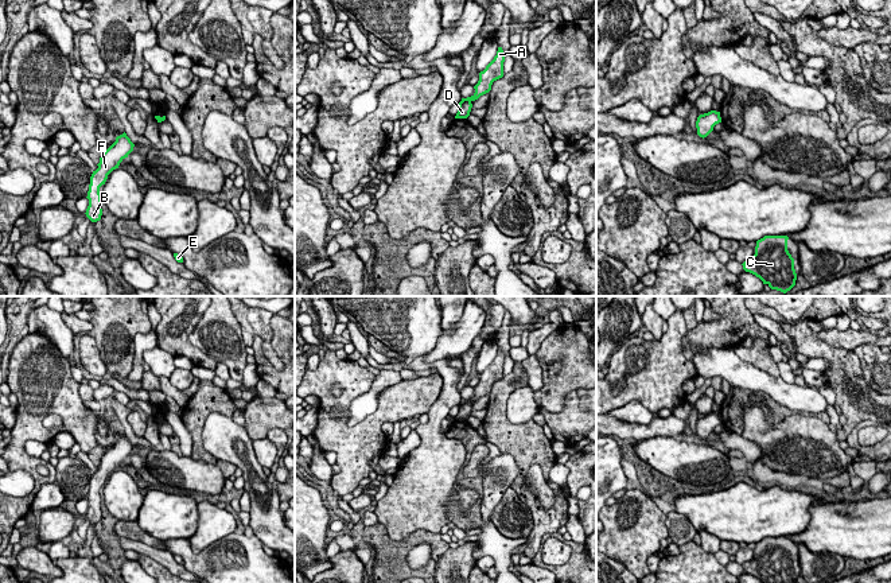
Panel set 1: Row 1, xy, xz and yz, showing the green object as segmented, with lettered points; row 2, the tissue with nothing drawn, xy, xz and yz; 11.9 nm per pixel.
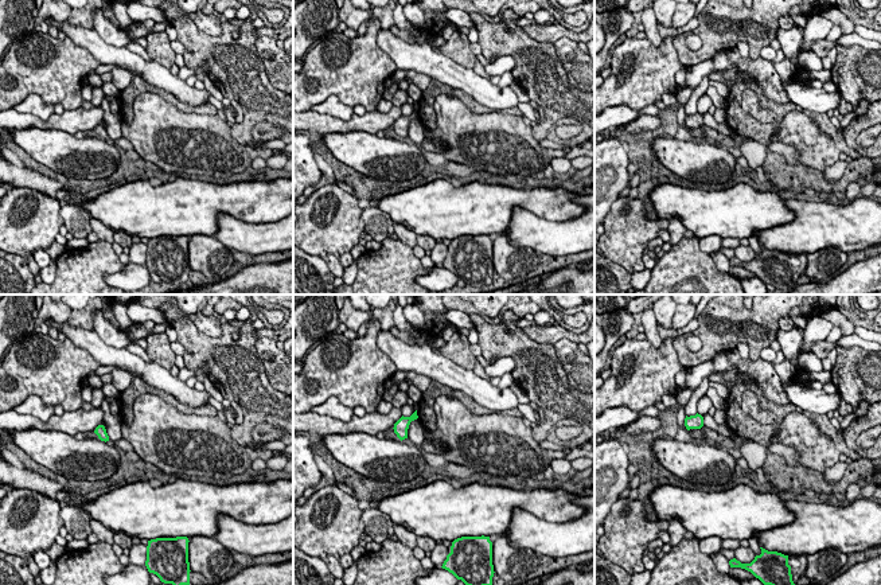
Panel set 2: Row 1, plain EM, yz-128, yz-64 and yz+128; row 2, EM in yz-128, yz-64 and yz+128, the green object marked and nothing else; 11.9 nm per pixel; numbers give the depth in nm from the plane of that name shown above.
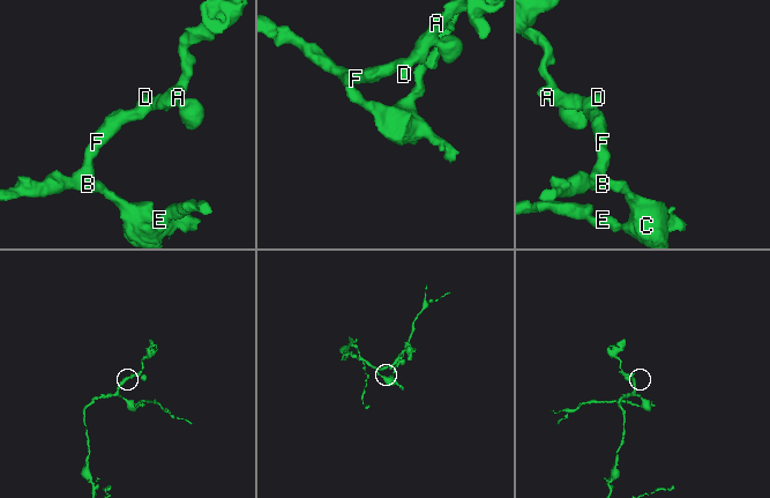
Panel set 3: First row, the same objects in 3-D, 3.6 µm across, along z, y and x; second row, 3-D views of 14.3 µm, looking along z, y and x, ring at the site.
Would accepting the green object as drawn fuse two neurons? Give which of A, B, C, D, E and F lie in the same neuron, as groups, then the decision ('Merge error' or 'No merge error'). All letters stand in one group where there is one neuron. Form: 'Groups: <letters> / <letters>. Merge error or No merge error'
Groups: A B C D E F. No merge error

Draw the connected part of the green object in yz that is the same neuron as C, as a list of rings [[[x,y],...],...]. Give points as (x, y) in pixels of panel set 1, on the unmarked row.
[[[764,537],[756,543],[755,556],[743,571],[762,583],[795,583],[794,560],[787,552],[787,537]]]

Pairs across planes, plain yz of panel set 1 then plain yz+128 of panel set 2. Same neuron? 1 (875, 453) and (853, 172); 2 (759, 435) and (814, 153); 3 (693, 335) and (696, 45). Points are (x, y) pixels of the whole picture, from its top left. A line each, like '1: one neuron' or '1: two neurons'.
1: two neurons
2: one neuron
3: two neurons

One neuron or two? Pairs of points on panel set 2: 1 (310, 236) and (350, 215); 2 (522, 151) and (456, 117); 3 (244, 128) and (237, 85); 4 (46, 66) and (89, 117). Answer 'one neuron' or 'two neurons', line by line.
1: one neuron
2: one neuron
3: one neuron
4: two neurons

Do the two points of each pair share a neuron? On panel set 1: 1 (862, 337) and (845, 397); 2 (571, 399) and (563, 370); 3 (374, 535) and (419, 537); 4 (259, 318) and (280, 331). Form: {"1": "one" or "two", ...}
{"1": "two", "2": "two", "3": "one", "4": "two"}

